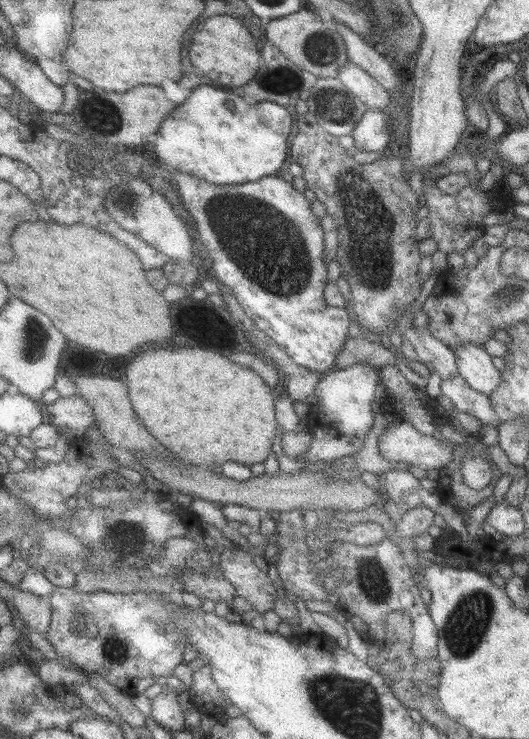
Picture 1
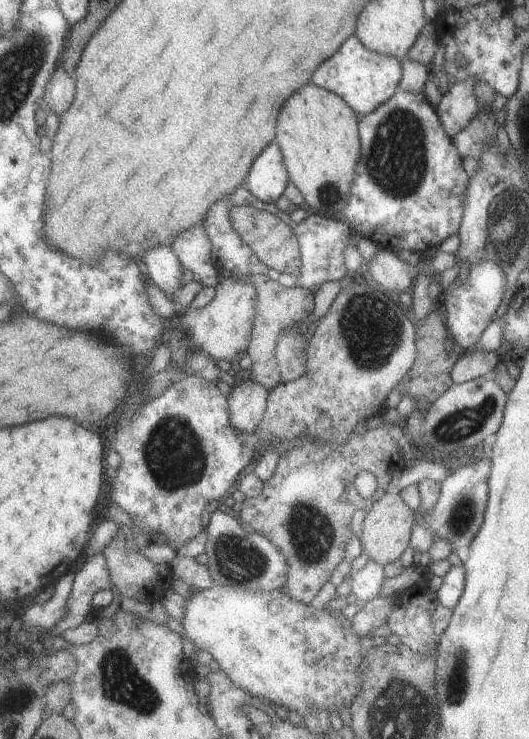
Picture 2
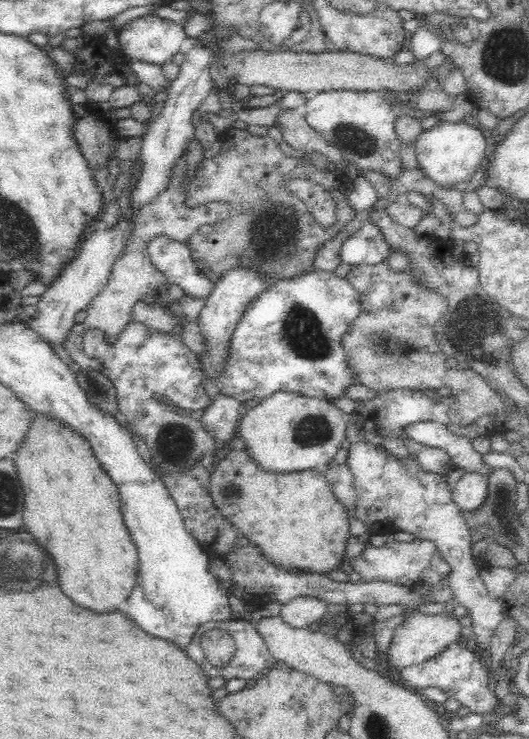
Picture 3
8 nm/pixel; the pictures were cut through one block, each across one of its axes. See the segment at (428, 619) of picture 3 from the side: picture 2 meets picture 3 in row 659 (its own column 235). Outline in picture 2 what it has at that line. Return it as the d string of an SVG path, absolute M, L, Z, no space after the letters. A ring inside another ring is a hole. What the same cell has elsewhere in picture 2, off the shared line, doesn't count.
M249 376L241 386L233 388L229 394L229 404L231 404L231 424L237 428L237 432L257 434L267 416L269 400L271 390L267 390L263 384L259 384Z

